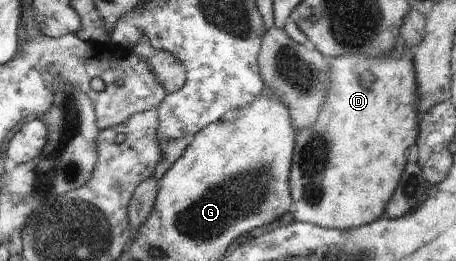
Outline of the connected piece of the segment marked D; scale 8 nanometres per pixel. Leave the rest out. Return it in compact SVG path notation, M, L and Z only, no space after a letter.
M407 47L399 59L392 53L376 59L347 55L330 57L329 74L329 94L319 120L295 135L295 154L288 176L291 211L295 221L346 232L371 224L384 215L406 167L409 149L418 137L418 86L413 57Z

